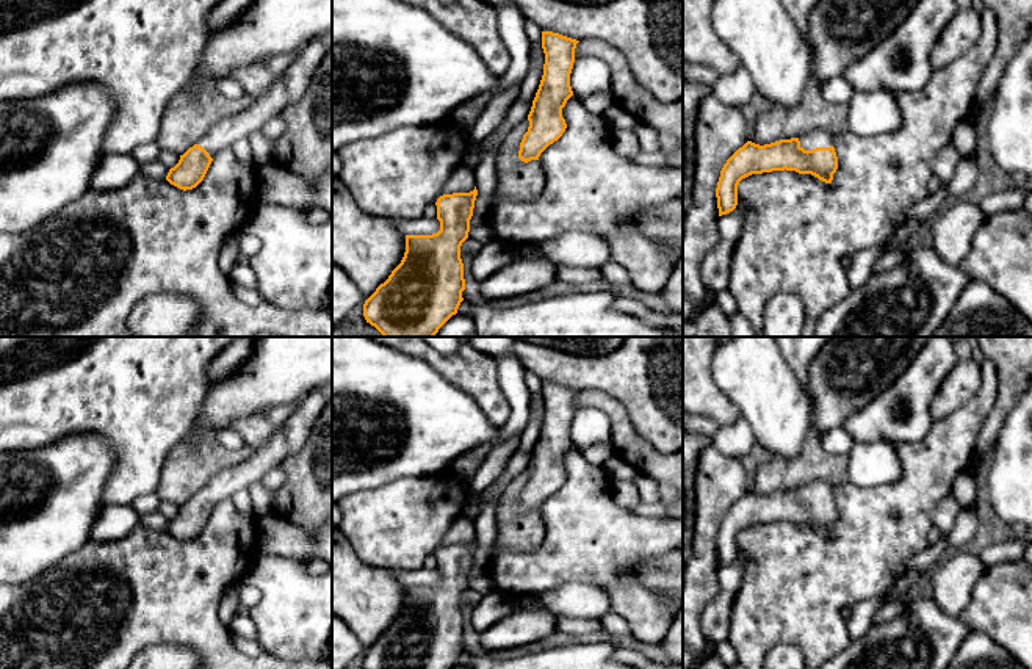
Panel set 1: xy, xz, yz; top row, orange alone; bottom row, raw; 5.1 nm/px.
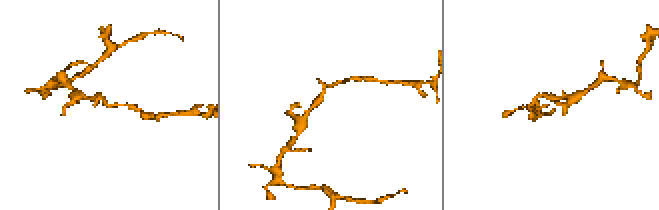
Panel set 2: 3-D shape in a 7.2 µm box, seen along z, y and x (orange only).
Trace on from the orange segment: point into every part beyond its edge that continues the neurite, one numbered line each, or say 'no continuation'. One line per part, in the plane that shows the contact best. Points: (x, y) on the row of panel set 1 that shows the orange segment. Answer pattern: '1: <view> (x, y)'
1: yz (816, 138)

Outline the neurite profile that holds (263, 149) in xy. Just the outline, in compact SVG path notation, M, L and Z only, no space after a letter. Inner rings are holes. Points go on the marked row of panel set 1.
M254 132L247 136L247 143L252 149L254 160L260 166L276 163L276 139L263 136L260 132Z

